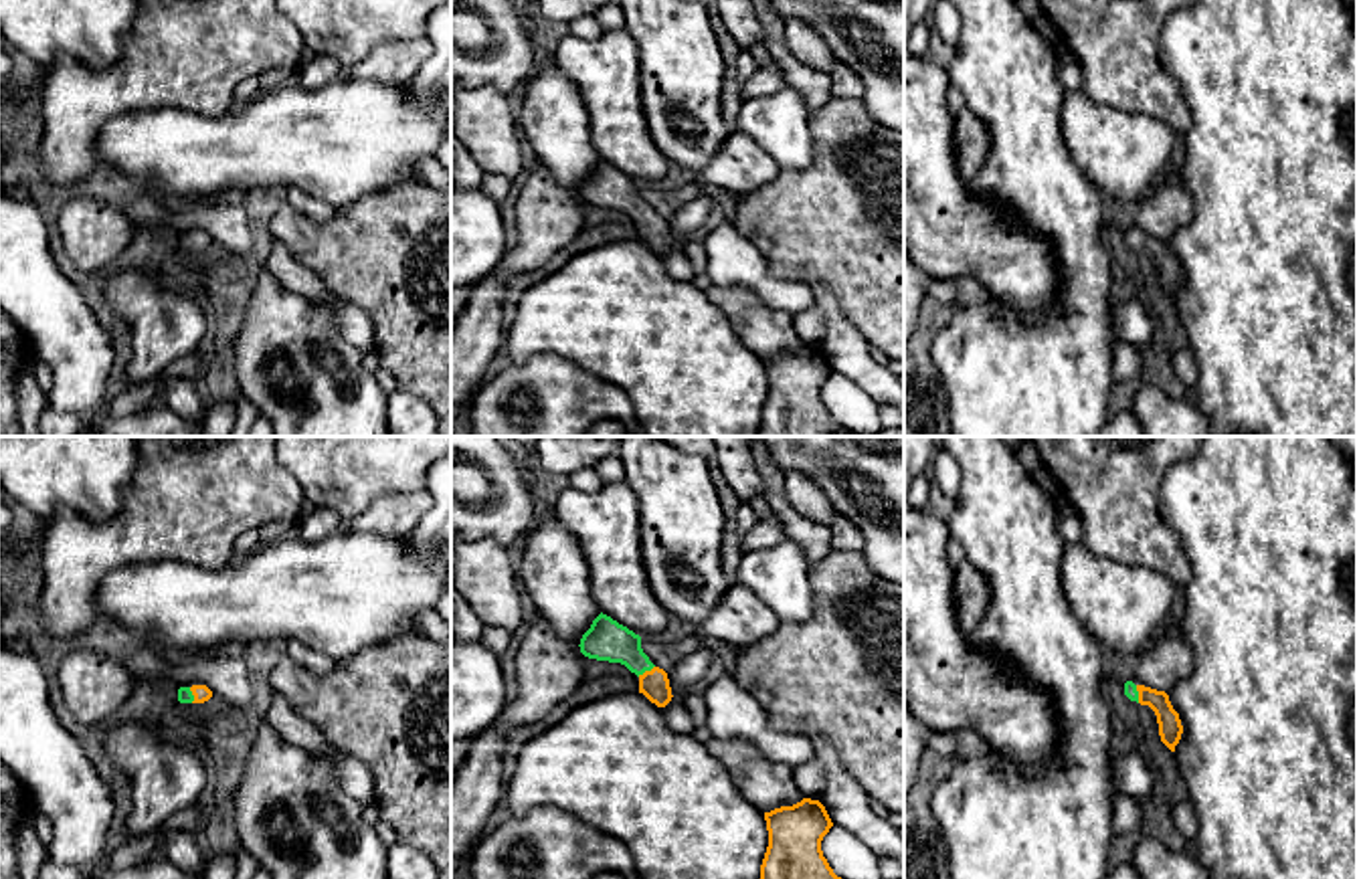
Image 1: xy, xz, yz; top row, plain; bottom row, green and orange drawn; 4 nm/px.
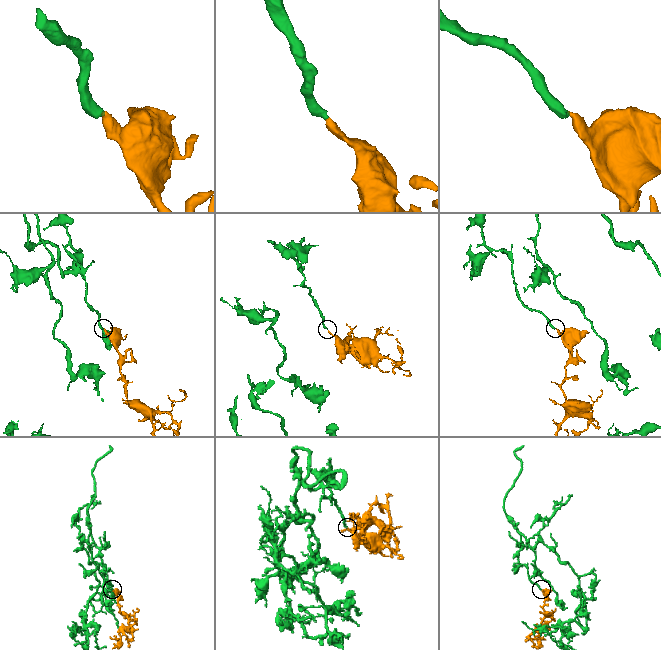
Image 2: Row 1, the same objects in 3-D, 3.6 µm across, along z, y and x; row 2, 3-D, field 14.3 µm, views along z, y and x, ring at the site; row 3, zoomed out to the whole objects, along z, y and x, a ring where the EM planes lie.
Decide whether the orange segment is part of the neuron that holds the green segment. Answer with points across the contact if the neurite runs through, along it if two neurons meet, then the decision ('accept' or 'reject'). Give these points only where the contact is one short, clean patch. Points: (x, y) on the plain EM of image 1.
way xz (609, 188), (621, 192), (646, 217), (654, 231); accept

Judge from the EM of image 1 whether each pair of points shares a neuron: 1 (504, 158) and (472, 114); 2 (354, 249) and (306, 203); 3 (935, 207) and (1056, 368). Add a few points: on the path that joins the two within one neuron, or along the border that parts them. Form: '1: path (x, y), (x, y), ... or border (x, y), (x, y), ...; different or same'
1: path (496, 148), (492, 134), (482, 124); same
2: border (286, 201), (316, 221), (326, 221), (336, 211); different
3: border (975, 279), (1018, 312), (1046, 312), (1054, 304); different

